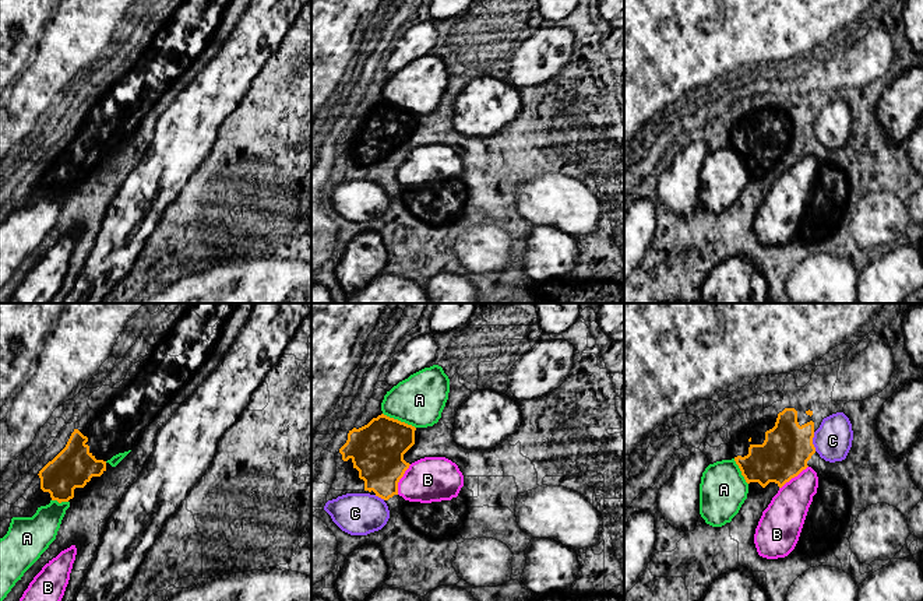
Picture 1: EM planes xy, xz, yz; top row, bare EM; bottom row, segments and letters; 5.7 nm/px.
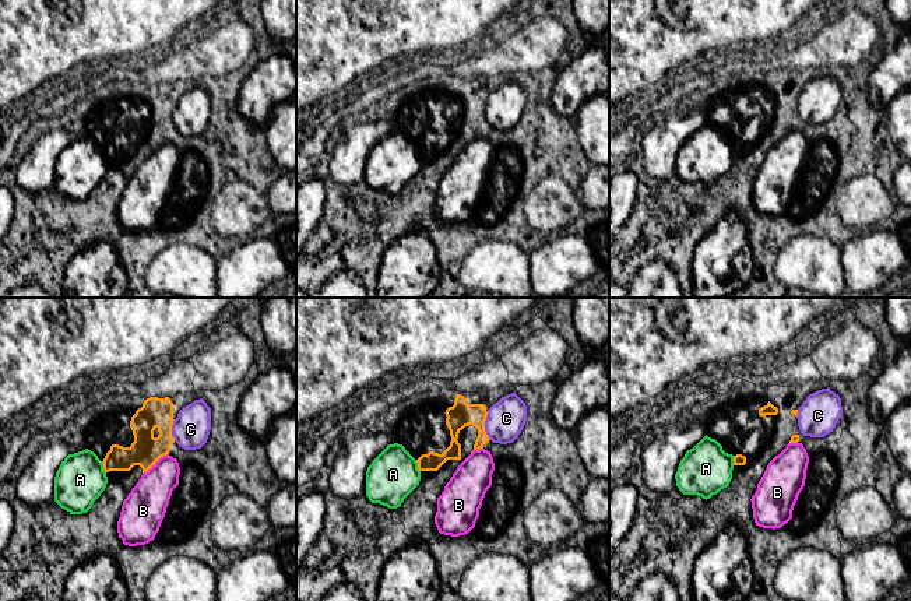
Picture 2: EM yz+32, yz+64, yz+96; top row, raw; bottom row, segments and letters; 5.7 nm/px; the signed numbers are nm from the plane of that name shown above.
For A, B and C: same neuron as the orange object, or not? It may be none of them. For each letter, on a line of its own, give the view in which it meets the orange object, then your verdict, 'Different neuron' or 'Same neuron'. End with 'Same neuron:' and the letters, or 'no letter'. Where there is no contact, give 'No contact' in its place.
A: Touches orange in xz. Different neuron
B: Touches orange in xz. Different neuron
C: Touches orange in yz. Different neuron
Same neuron: no letter

